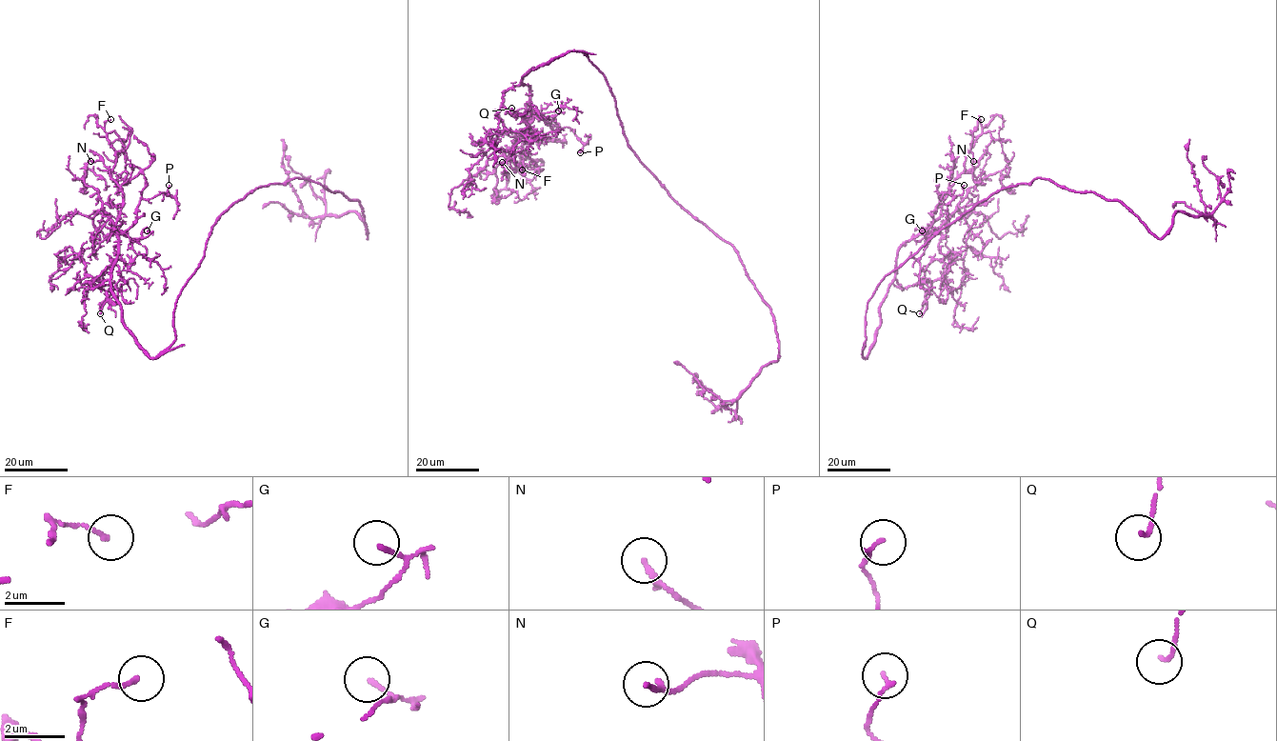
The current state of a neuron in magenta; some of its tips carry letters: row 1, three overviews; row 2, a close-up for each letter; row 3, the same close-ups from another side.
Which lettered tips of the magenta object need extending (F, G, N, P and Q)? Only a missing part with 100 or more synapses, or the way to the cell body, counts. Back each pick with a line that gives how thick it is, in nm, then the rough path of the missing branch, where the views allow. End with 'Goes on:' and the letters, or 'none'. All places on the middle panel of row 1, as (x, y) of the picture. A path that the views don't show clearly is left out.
Goes on: none

